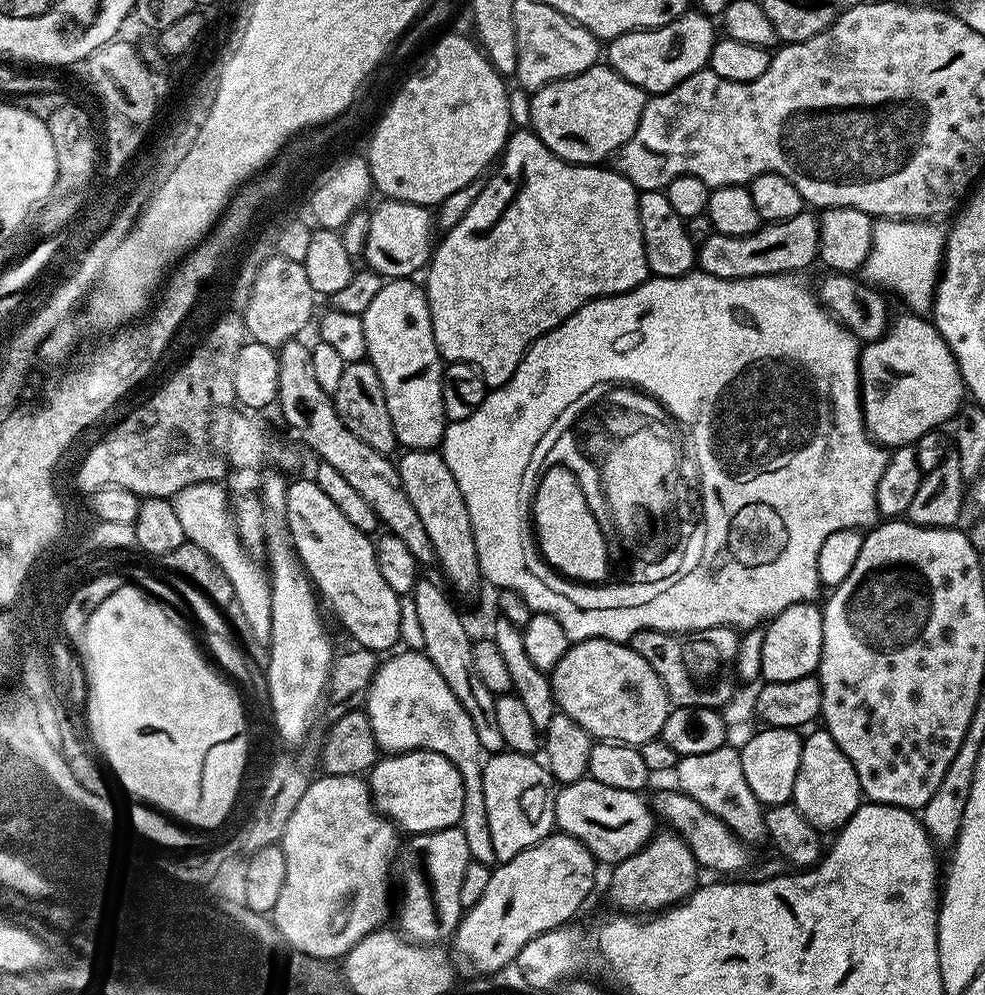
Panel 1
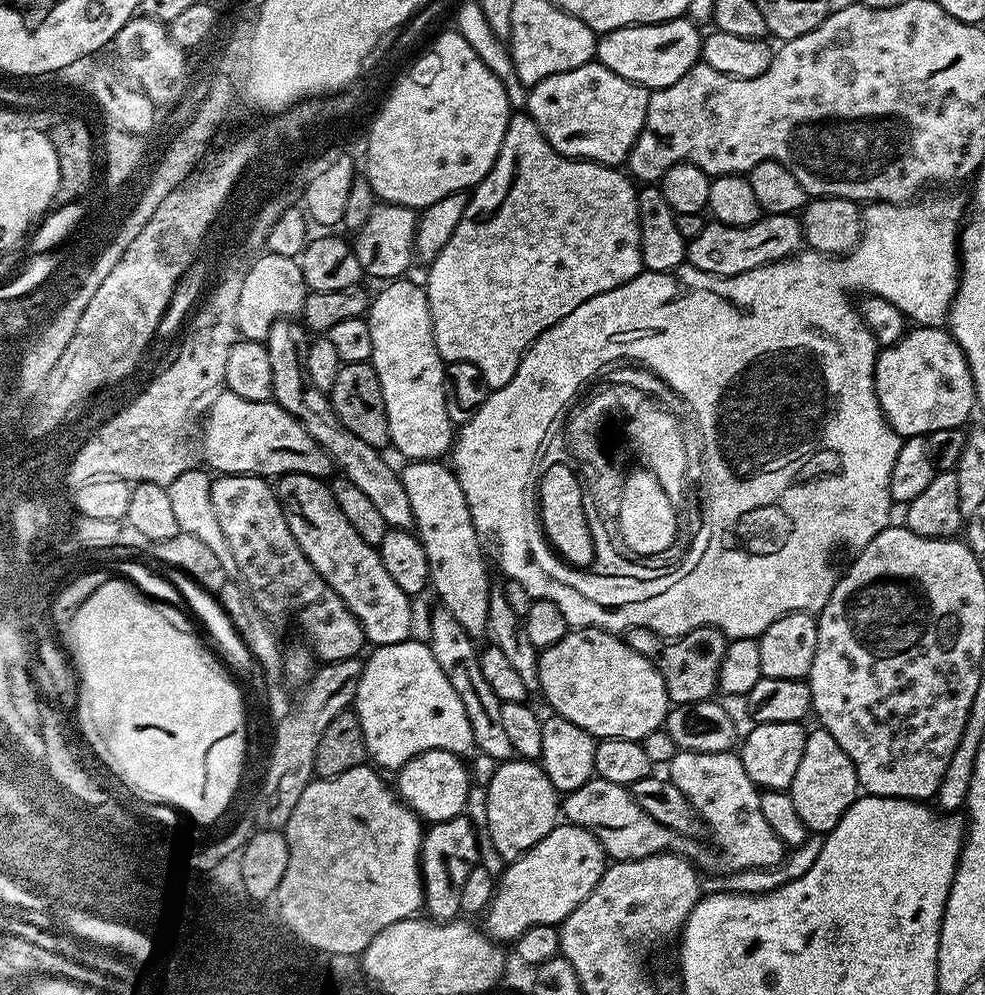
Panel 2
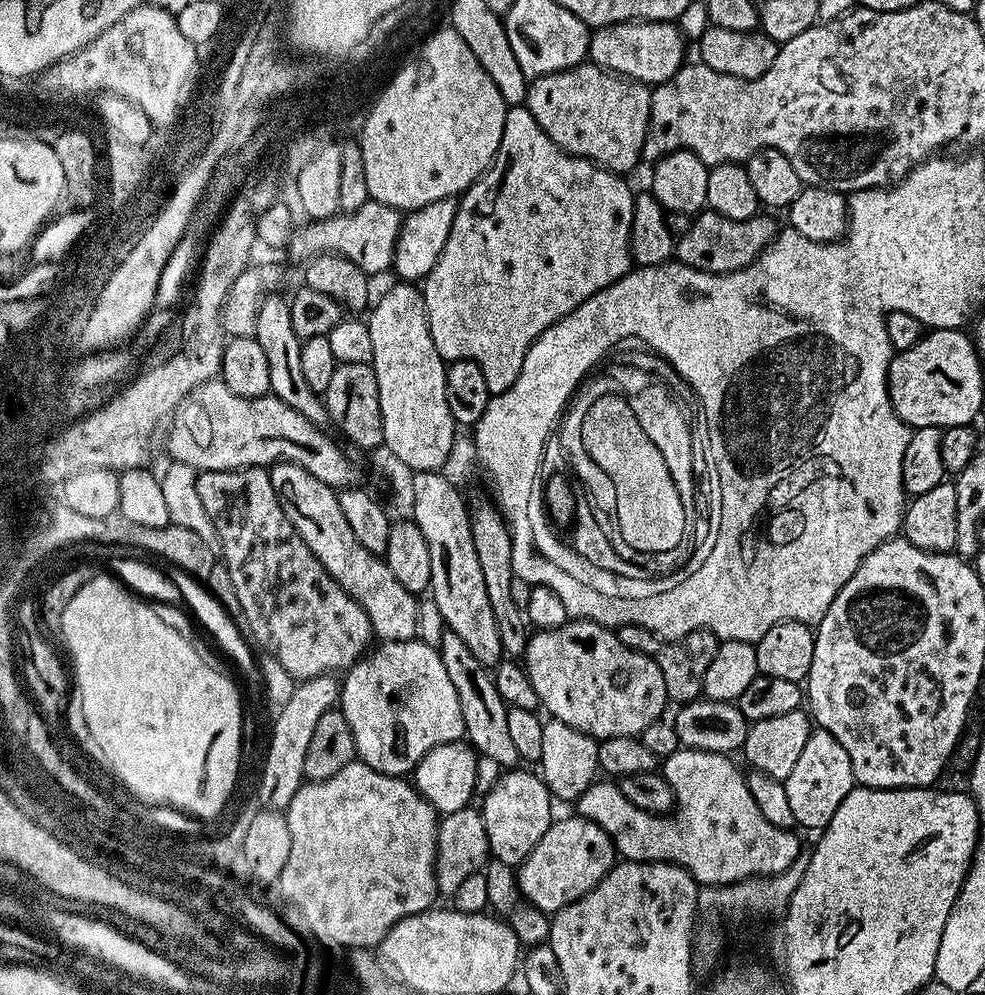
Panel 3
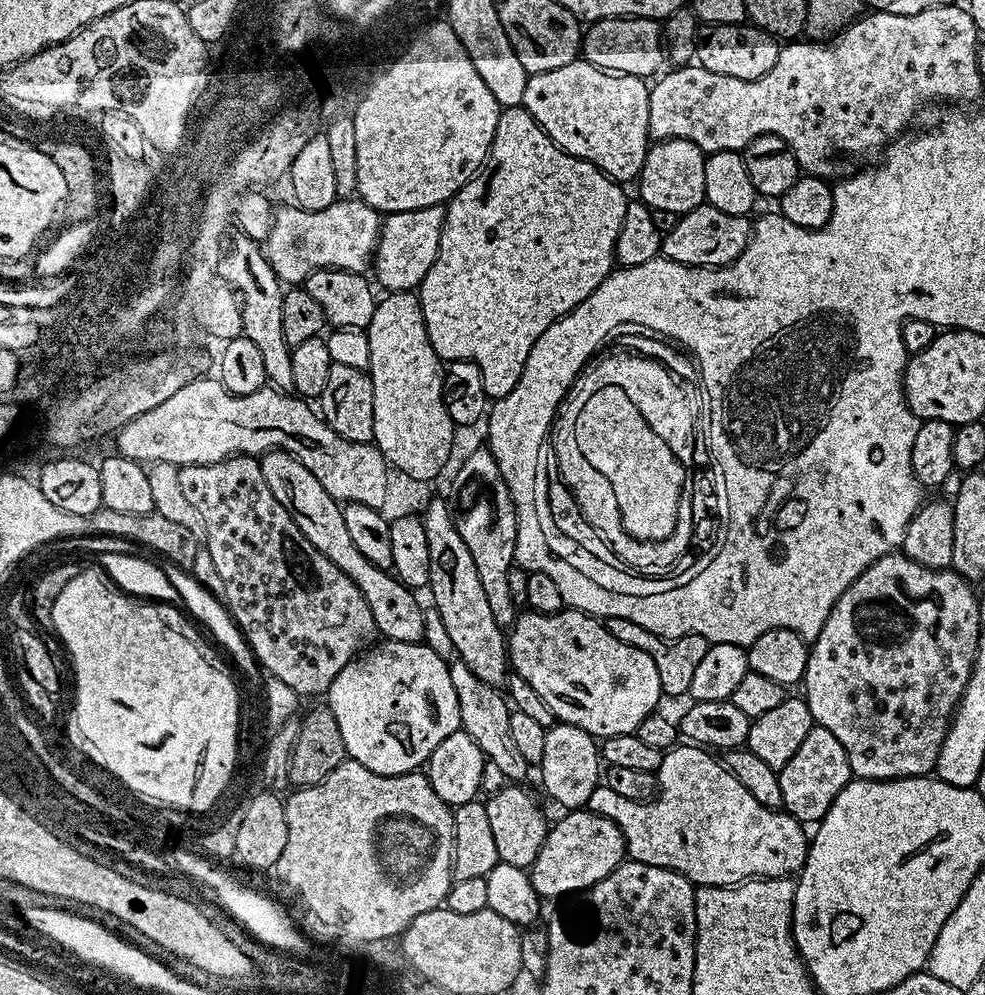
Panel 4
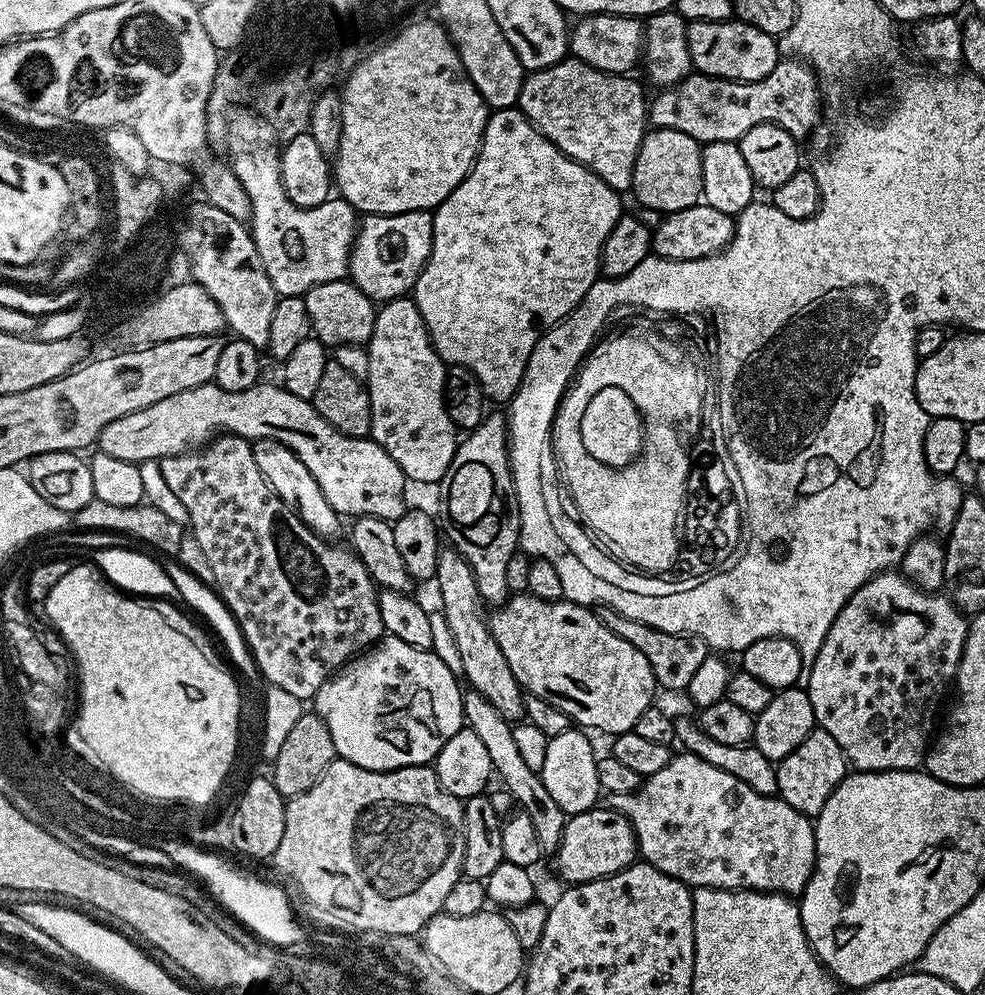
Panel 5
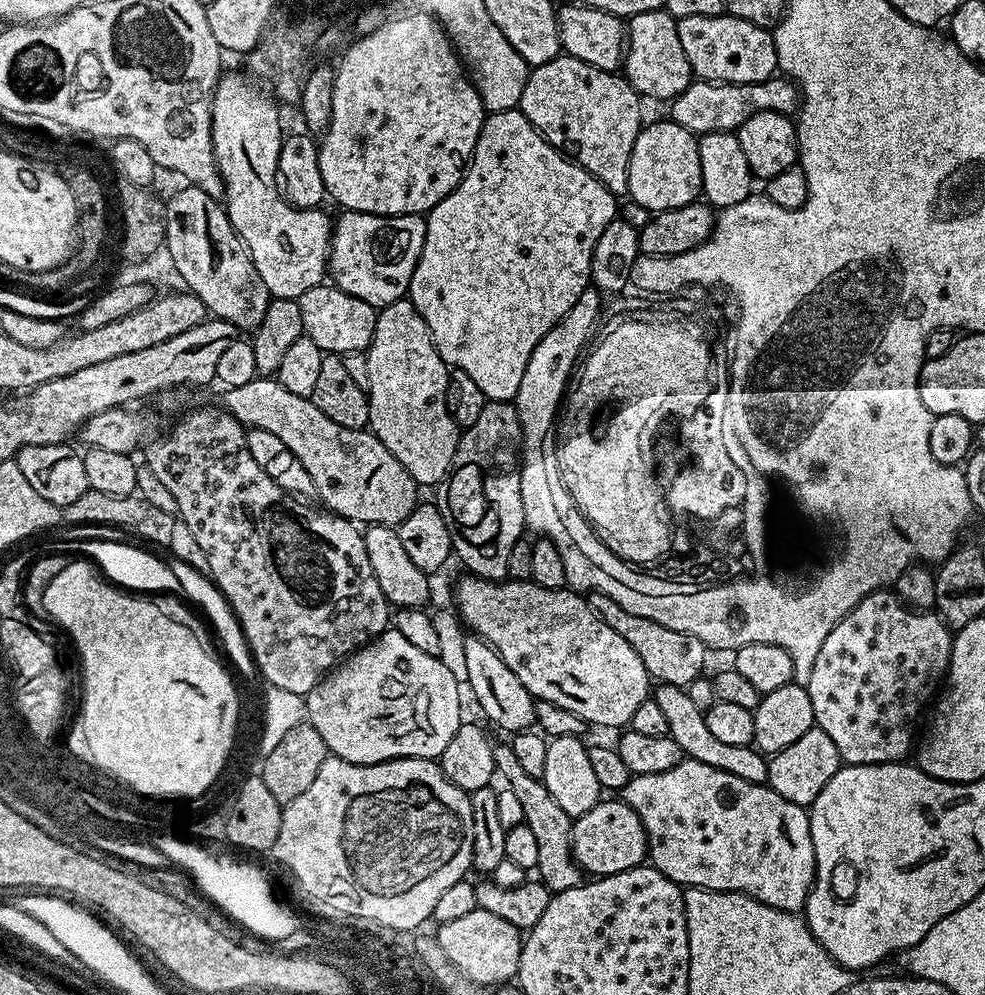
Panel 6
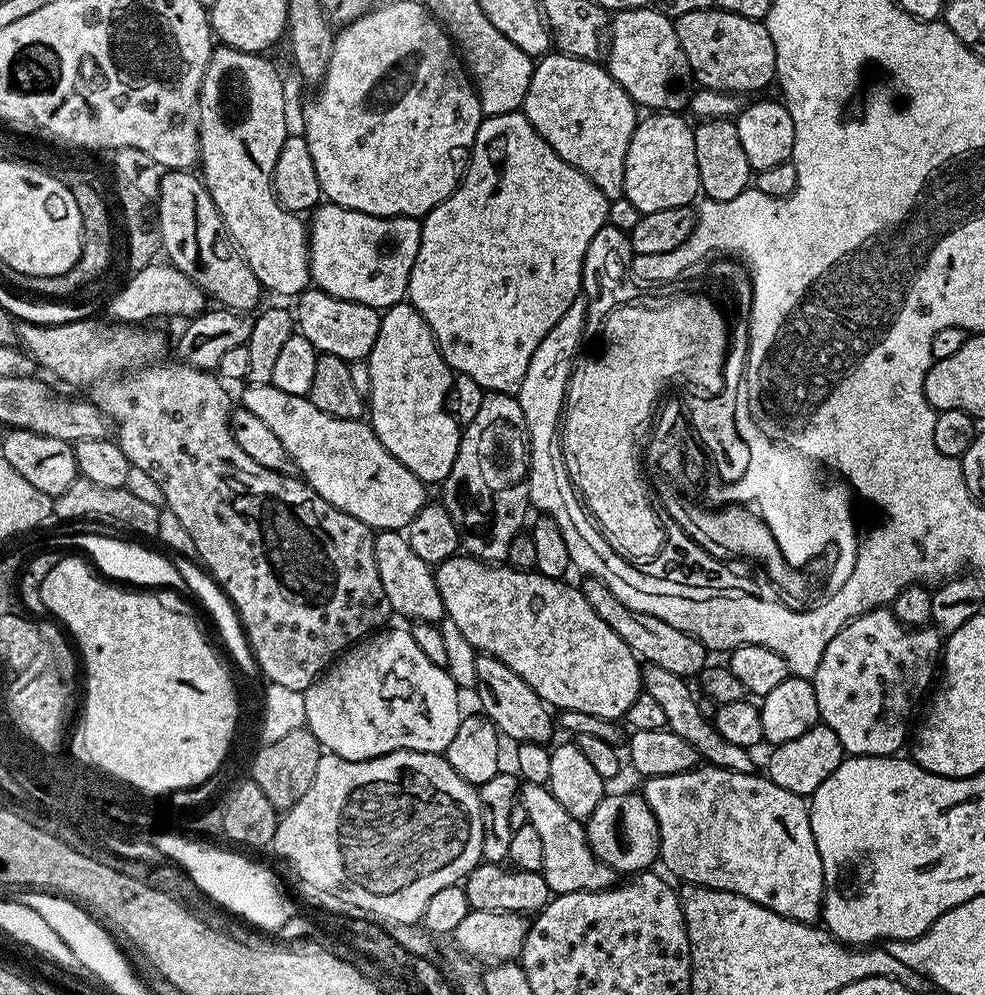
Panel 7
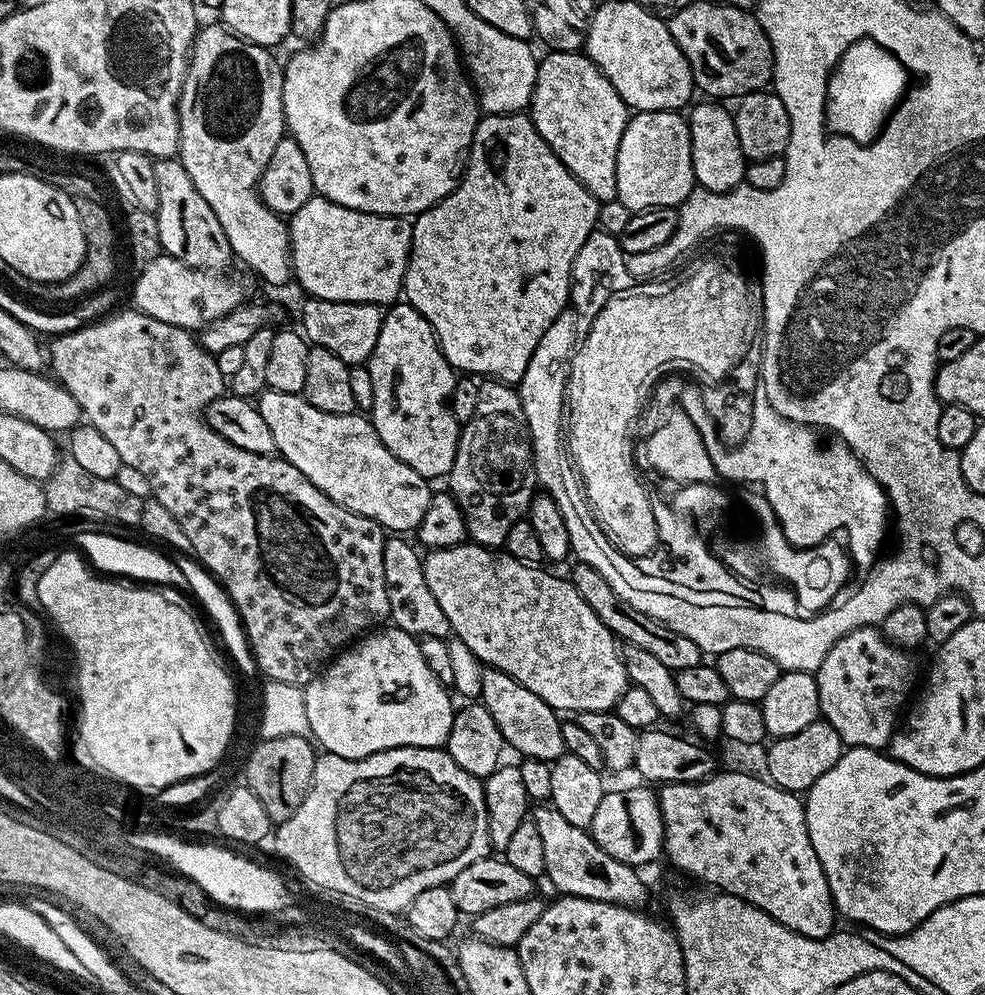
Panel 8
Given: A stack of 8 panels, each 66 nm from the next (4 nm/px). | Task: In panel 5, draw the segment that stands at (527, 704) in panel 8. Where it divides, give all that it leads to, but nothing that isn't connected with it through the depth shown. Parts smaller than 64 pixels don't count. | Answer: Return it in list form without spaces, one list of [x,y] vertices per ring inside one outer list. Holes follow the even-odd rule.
[[[451,546],[440,549],[438,566],[434,584],[440,587],[440,604],[450,633],[454,636],[455,645],[462,658],[463,679],[469,680],[471,691],[481,692],[508,721],[516,722],[524,716],[524,697],[520,684],[514,678],[514,670],[510,670],[502,650],[498,650],[498,642],[494,642],[494,634],[488,628],[486,605],[480,595],[474,574],[460,553]]]

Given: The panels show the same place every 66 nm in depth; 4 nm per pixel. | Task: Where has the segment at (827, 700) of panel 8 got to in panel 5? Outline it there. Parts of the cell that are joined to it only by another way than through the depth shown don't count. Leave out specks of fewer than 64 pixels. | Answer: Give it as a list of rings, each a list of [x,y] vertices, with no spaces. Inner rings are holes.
[[[896,570],[879,572],[874,579],[866,581],[864,585],[848,599],[846,606],[842,606],[838,618],[834,618],[834,622],[830,626],[830,630],[826,634],[822,646],[818,650],[814,662],[807,669],[806,691],[810,698],[810,706],[814,706],[817,725],[825,728],[830,734],[830,738],[834,738],[834,742],[838,742],[838,746],[844,751],[845,761],[847,761],[853,769],[861,772],[889,772],[890,770],[911,772],[919,769],[921,765],[923,765],[924,757],[930,747],[930,741],[934,736],[934,729],[937,727],[936,711],[939,710],[940,703],[944,700],[944,695],[946,695],[947,692],[949,695],[950,689],[953,687],[956,679],[956,671],[960,665],[962,650],[966,646],[968,621],[969,617],[961,612],[960,609],[956,607],[956,603],[947,595],[937,594],[919,588],[918,585],[912,583],[911,580],[907,580],[906,577]]]

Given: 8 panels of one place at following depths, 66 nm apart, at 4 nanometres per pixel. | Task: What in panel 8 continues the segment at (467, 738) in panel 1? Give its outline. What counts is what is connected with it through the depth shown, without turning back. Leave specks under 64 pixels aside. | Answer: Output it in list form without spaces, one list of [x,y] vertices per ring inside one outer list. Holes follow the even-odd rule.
[[[384,626],[361,635],[331,663],[321,668],[310,683],[303,685],[302,691],[306,702],[306,722],[310,722],[312,731],[311,739],[324,752],[361,760],[391,748],[438,748],[448,743],[454,715],[452,700],[448,697],[449,689],[438,682],[430,666],[426,666],[417,637],[406,634],[398,627]]]

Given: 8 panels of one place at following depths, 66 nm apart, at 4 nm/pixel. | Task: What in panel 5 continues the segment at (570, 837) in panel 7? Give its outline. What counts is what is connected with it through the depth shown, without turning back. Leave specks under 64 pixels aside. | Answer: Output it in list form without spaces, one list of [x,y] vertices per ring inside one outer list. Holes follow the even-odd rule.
[[[465,691],[463,698],[467,727],[472,728],[474,734],[478,734],[478,738],[486,745],[493,773],[498,780],[500,776],[501,782],[520,804],[518,806],[527,814],[530,822],[534,822],[534,834],[538,834],[541,853],[555,853],[564,833],[566,813],[562,810],[562,806],[558,806],[558,802],[554,802],[550,790],[546,790],[546,786],[540,781],[540,773],[530,770],[530,766],[526,766],[526,761],[520,756],[516,743],[514,743],[510,721],[502,714],[498,714],[498,710],[494,710],[494,706],[490,706],[490,702],[481,692]]]

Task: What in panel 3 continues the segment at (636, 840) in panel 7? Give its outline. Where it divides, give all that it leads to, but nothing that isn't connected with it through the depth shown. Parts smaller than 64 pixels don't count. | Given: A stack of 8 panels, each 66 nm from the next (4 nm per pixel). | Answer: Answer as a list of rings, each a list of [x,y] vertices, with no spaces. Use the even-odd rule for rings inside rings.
[[[571,814],[553,819],[542,834],[542,842],[526,857],[518,868],[518,892],[531,907],[539,912],[554,914],[570,902],[582,898],[617,863],[618,853],[612,839],[585,816]]]

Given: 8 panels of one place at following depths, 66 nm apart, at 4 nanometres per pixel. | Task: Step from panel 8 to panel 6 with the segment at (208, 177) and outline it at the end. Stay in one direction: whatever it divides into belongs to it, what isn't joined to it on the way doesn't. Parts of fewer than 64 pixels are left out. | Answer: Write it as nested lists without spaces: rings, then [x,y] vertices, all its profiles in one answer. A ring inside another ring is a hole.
[[[225,71],[220,79],[216,81],[216,90],[212,94],[212,149],[214,150],[214,158],[216,165],[220,171],[220,177],[224,179],[224,194],[222,197],[223,203],[226,205],[228,221],[234,226],[234,230],[240,235],[240,240],[248,247],[250,258],[254,262],[254,266],[258,270],[259,276],[262,277],[262,282],[266,282],[266,290],[269,297],[278,300],[299,300],[302,294],[306,294],[306,290],[310,290],[314,286],[318,286],[325,279],[328,272],[328,248],[332,245],[332,225],[333,217],[327,216],[324,213],[323,207],[319,208],[293,208],[287,200],[284,199],[280,185],[278,183],[278,158],[280,157],[280,146],[282,143],[282,131],[280,132],[280,112],[277,101],[266,92],[264,94],[263,87],[252,76],[240,72]]]

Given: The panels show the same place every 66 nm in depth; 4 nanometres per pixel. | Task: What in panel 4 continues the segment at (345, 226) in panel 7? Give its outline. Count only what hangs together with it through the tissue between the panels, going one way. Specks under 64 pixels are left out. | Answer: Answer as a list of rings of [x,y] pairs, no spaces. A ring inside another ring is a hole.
[[[435,204],[418,210],[393,212],[383,217],[380,241],[374,257],[375,283],[384,287],[385,293],[410,292],[419,289],[430,266],[434,266],[442,238],[445,205]]]

